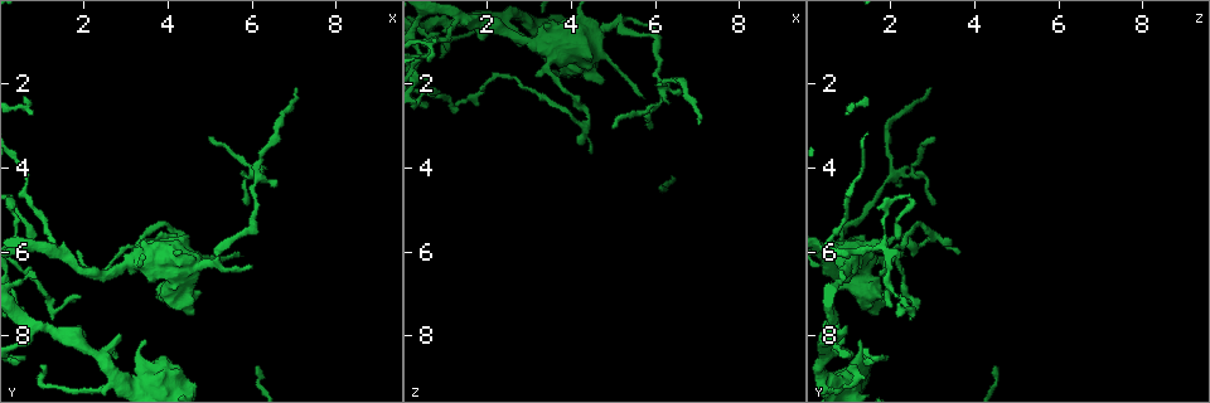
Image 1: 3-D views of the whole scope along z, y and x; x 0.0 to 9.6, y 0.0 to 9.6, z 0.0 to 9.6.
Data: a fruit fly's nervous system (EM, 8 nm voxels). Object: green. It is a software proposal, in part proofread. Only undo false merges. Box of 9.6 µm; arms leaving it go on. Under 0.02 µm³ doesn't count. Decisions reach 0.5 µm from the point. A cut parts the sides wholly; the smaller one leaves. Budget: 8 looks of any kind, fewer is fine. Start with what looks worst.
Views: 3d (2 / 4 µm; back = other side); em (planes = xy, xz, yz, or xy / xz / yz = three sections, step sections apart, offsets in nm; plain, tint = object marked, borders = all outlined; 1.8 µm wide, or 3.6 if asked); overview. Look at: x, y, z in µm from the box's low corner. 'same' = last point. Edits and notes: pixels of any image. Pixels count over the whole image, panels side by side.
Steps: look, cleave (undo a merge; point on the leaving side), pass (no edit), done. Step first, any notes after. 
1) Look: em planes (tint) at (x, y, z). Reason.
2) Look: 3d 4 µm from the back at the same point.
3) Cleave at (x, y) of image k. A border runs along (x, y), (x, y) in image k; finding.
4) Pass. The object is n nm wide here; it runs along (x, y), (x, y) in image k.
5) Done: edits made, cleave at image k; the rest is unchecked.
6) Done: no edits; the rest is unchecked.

Look: 3d 4 µm at (3.50, 8.95, 1.05). Sharp bend.

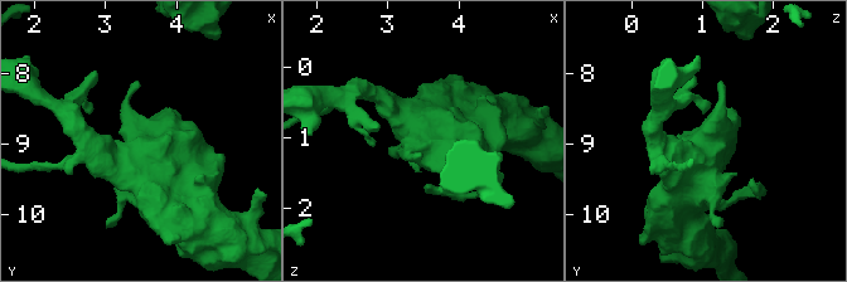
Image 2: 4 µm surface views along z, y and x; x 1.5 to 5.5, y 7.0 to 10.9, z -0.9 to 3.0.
Look: em 3.6 µm yz step 4 (tint) at (3.50, 9.00, 1.10). Need the tissue.

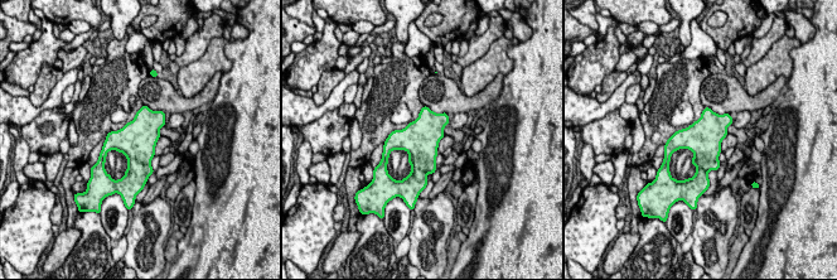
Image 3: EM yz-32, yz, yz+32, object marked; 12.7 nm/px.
Look: em 3.6 µm planes (tint) at the same point. Cut it another way.

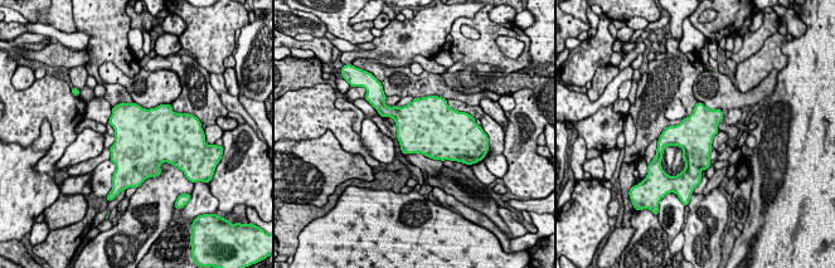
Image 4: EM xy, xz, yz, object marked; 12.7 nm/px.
Pass. One neuron here.

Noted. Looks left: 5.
Look: em planes (tint) at (6.15, 4.25, 2.05). Branch point.

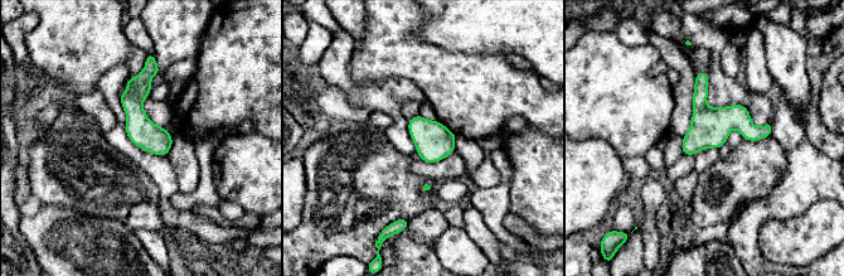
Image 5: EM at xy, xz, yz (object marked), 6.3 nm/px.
Pass. It runs along (148, 64), (136, 119), (163, 153) in image 5; all the same neuron.

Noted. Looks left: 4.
Look: 3d 4 µm at (5.00, 6.25, 0.65). Sudden change in width.

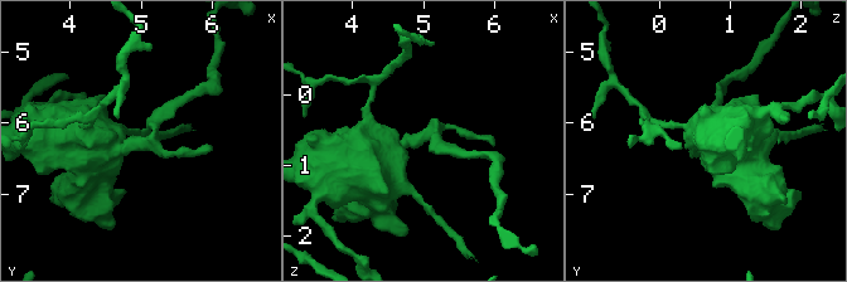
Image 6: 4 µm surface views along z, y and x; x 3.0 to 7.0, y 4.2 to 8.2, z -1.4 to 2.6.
Look: em planes (tint) at (5.05, 6.30, 0.60). Need the tissue.

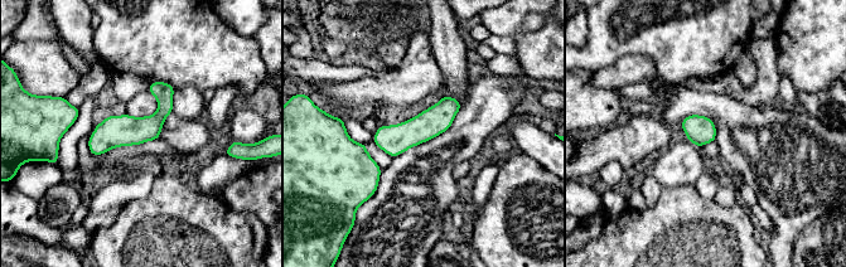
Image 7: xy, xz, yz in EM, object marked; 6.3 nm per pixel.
Pass. It runs along (168, 87), (146, 129), (93, 150) in image 7; one neuron here.

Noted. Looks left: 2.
Done: no edits; the rest is unchecked.

